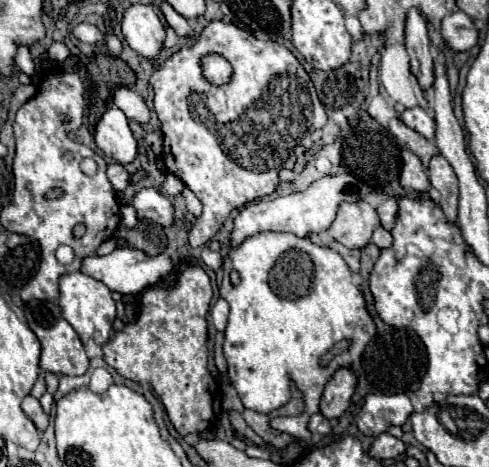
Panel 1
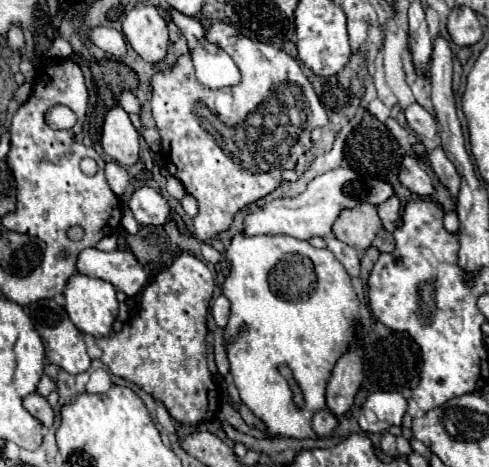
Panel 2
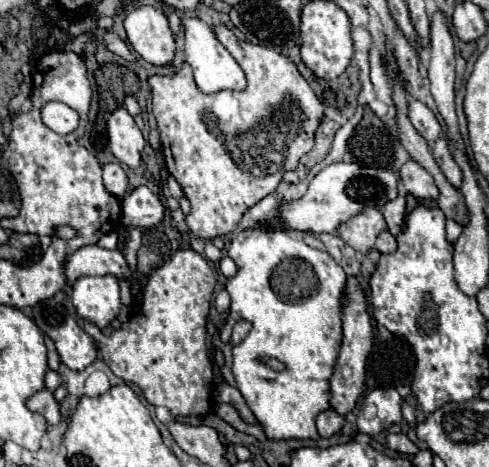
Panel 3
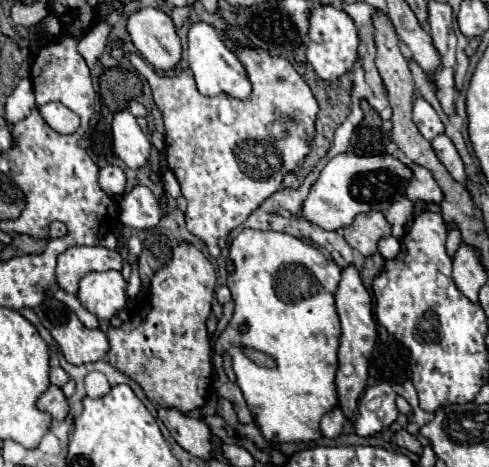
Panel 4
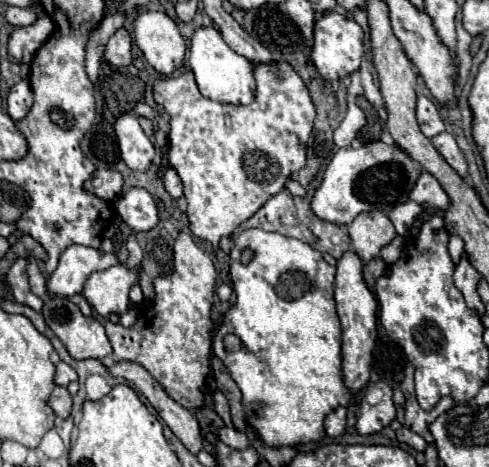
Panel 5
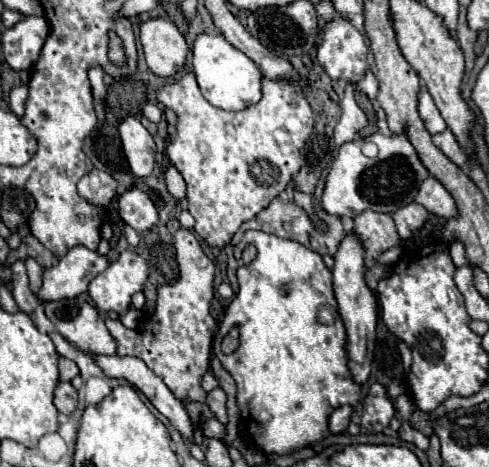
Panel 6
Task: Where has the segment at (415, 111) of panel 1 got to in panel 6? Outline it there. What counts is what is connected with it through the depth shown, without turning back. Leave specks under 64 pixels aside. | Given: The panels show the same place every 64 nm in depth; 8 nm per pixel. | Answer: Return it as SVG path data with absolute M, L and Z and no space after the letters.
M422 90L420 92L420 104L418 104L418 112L420 112L420 118L424 120L426 128L430 134L438 134L438 132L444 132L446 130L446 122L444 118L440 116L432 96L428 90Z

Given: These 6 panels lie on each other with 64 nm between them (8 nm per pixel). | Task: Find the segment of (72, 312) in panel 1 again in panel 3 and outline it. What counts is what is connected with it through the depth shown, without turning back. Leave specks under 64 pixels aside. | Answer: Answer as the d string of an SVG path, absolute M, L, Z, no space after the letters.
M84 276L78 278L70 298L76 312L90 322L106 328L120 312L120 286L116 276Z

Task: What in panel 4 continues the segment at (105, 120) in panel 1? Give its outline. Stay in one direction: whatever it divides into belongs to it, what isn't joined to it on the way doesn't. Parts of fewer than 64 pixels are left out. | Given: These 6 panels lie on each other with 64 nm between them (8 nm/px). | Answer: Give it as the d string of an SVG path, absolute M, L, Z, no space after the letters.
M122 110L114 116L112 134L114 134L114 150L128 168L138 170L146 166L152 144L128 110Z

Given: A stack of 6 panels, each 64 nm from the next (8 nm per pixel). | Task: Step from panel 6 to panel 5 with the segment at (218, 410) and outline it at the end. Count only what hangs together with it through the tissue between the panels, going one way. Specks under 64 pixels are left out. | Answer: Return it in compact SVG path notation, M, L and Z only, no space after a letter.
M216 390L216 392L212 394L212 402L214 402L214 410L216 410L216 414L224 420L224 424L226 424L228 428L232 428L230 408L228 408L228 400L226 400L226 396L224 396L220 390Z

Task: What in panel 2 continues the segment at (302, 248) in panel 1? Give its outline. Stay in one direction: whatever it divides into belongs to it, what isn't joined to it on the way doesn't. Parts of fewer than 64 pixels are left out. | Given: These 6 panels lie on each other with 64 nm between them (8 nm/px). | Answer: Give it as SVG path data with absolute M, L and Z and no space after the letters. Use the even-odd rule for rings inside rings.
M236 234L232 238L232 244L228 246L226 250L226 260L230 260L232 264L232 272L230 276L226 278L224 286L222 286L222 294L232 302L232 310L230 310L230 320L226 324L226 342L228 342L228 360L230 360L230 374L234 376L234 384L240 392L240 398L242 402L266 424L266 430L268 430L268 436L290 436L290 438L296 439L316 439L317 435L312 429L312 416L322 410L326 406L326 384L328 384L328 378L330 378L330 372L336 364L336 360L350 348L352 340L354 340L354 324L362 322L360 318L360 298L356 296L352 284L350 284L350 276L346 274L344 266L336 260L336 256L330 252L330 250L320 250L320 248L314 248L310 246L306 240L296 240L292 236L284 236L284 234L278 234L278 236L240 236ZM278 364L286 364L290 370L292 370L292 376L298 384L298 388L302 390L302 396L304 396L304 406L296 406L294 400L292 400L292 390L290 390L290 384L288 380L278 372Z

